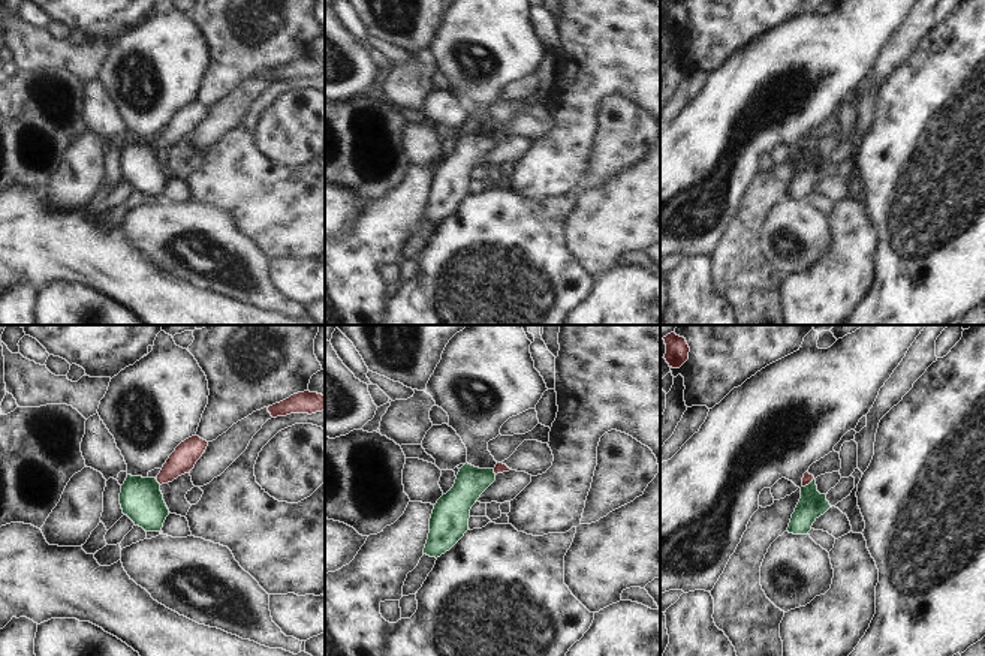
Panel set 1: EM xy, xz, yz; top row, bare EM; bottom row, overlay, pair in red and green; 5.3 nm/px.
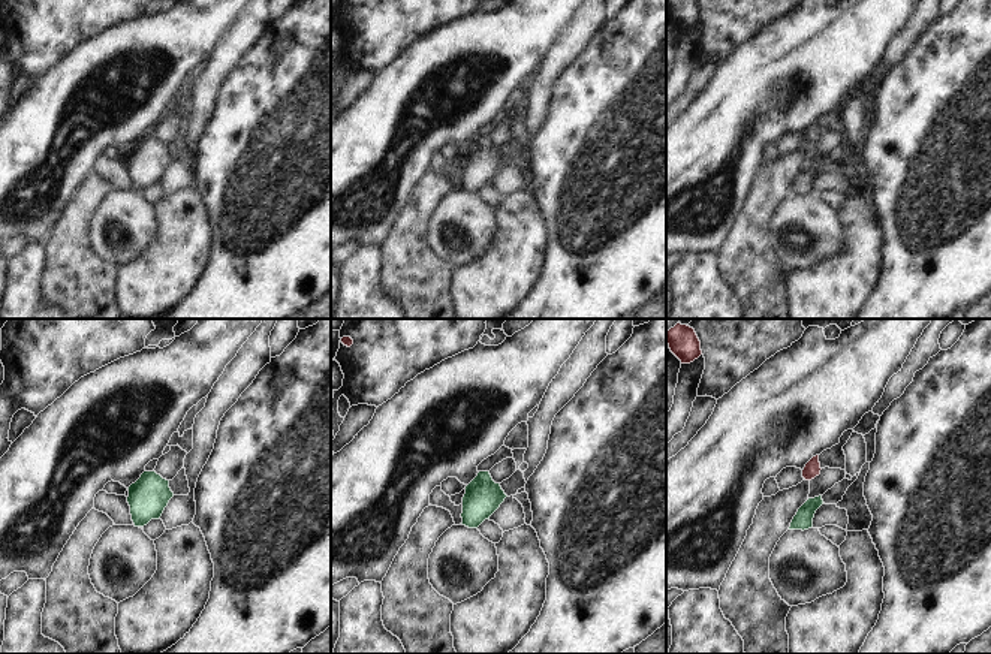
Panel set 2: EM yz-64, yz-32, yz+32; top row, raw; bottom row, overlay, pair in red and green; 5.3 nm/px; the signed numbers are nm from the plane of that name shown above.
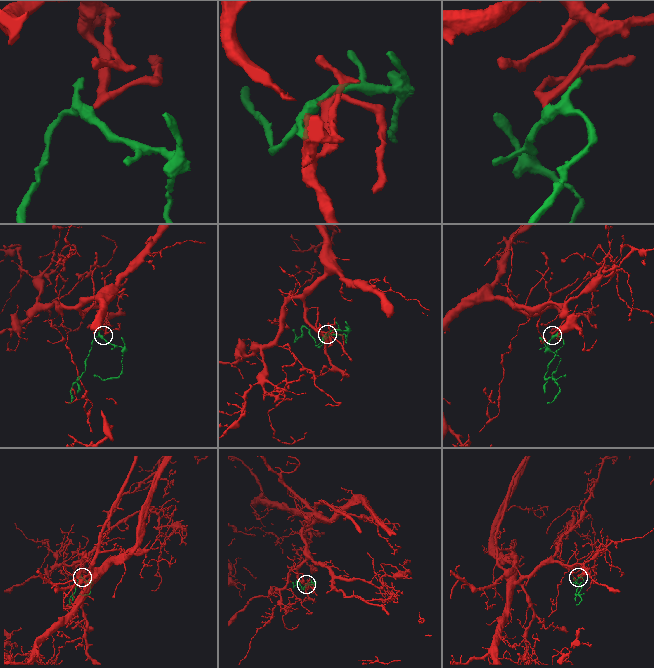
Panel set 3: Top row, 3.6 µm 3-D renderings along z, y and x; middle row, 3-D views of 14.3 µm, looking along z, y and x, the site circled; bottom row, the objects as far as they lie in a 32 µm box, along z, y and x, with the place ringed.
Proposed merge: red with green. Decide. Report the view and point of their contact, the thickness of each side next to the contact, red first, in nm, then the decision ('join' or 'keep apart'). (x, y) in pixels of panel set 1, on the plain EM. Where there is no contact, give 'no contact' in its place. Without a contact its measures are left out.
xy (157, 146) | 140/220 nm | join

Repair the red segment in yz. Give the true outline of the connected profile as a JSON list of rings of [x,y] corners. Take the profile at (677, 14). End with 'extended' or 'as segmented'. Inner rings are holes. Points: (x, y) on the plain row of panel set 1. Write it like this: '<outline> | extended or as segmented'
[[[666,0],[663,4],[666,9],[666,27],[672,33],[680,33],[689,24],[690,12],[686,3],[680,0]]] | as segmented

